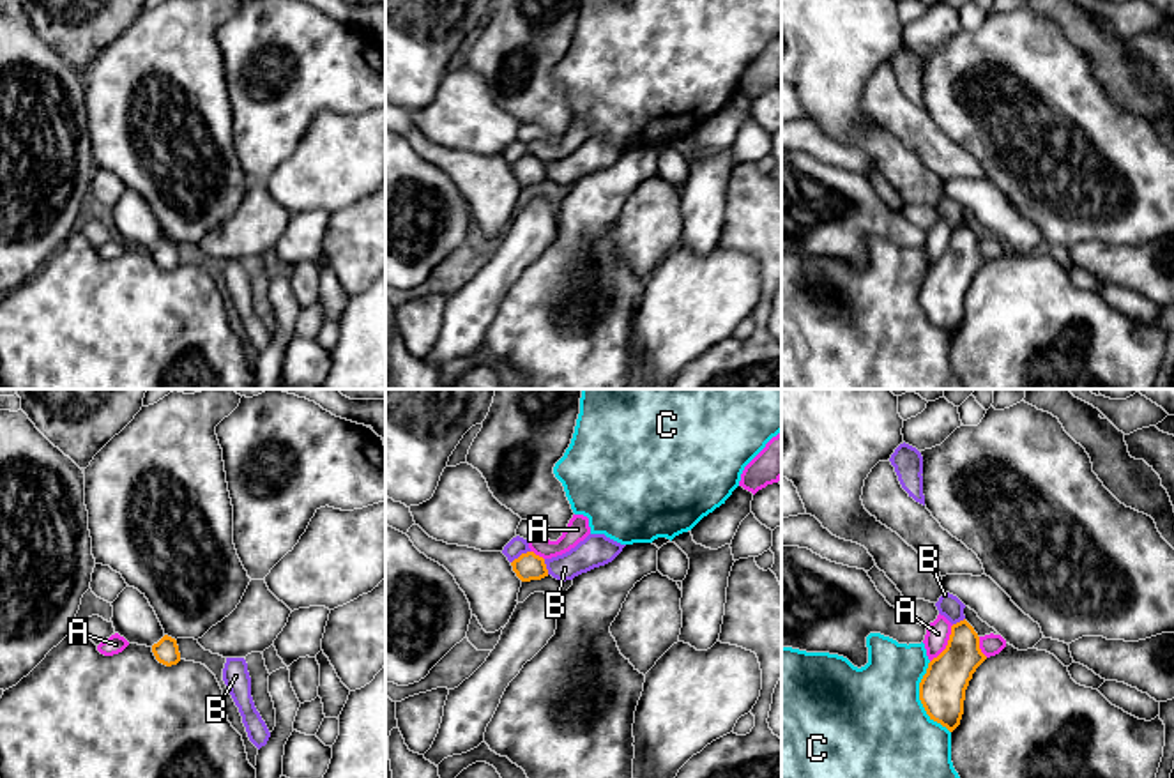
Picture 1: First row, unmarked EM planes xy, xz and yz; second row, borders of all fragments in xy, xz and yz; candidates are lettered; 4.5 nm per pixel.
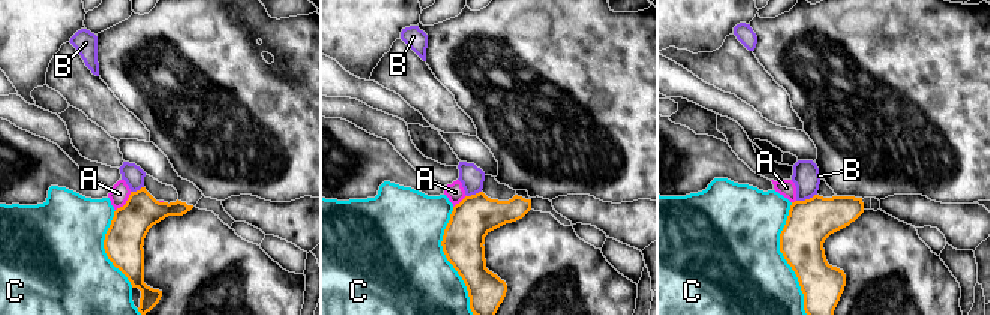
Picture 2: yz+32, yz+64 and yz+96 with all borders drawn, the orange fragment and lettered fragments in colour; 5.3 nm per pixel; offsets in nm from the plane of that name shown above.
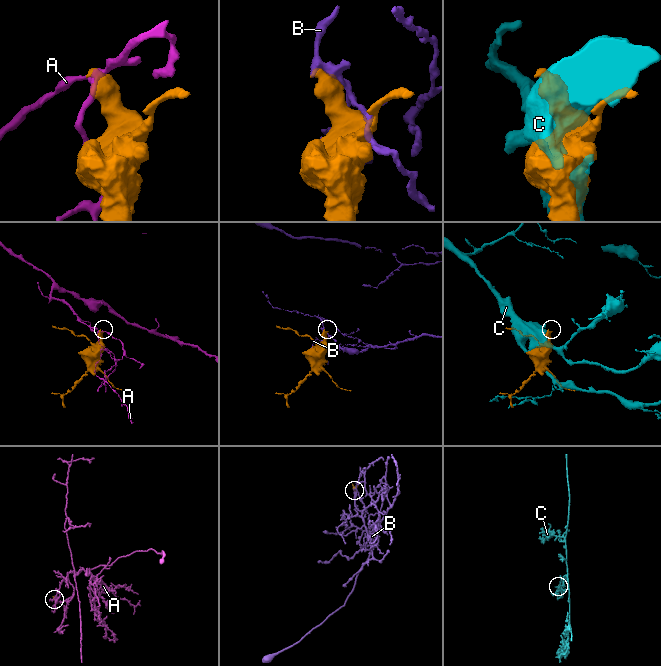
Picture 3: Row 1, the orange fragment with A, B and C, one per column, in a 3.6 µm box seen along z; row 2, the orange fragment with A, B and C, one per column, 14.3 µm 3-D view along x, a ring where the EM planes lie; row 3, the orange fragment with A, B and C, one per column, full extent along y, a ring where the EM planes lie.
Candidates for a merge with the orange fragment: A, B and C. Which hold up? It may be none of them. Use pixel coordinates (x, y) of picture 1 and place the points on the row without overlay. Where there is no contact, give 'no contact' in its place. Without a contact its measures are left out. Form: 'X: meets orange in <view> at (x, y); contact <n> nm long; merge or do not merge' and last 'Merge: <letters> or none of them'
A: meets orange in yz at (948, 248); contact 200 nm long; do not merge
B: meets orange in xz at (522, 158); contact 110 nm long; do not merge
C: meets orange in yz at (920, 303); contact 340 nm long; do not merge
Merge: none of them

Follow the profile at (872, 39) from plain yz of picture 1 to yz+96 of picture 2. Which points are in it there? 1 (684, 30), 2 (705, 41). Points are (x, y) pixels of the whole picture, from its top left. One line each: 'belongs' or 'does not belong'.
1: belongs
2: belongs

